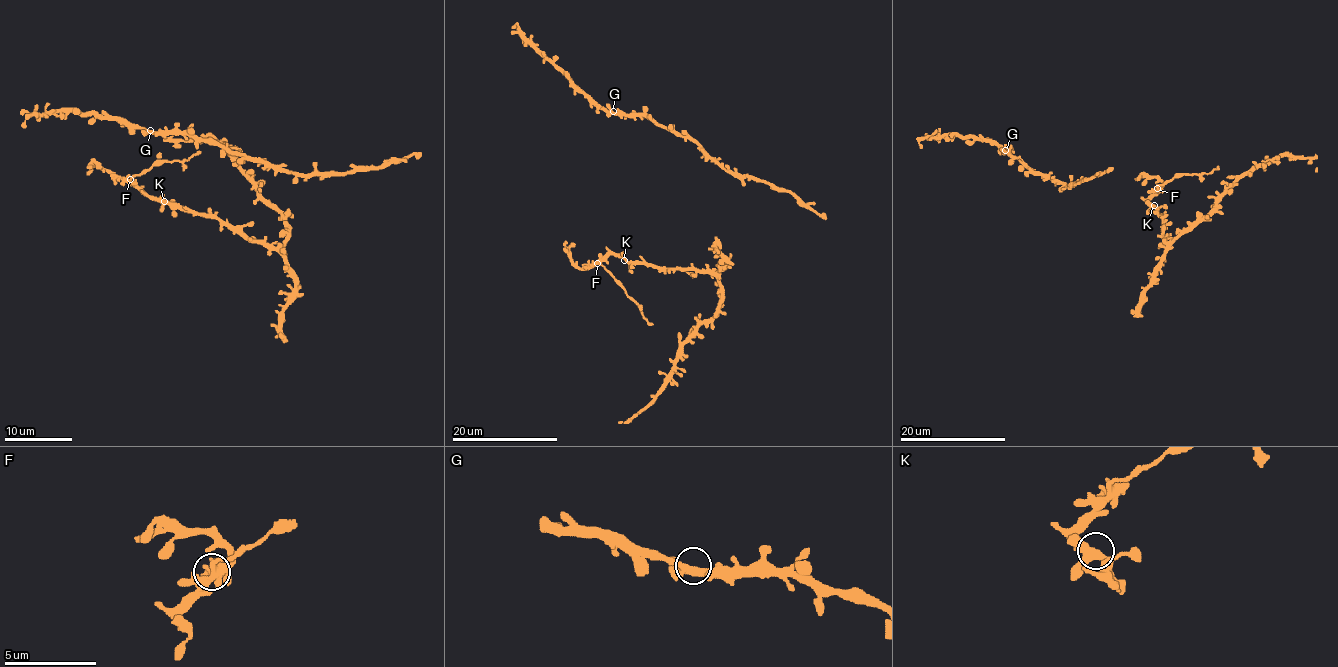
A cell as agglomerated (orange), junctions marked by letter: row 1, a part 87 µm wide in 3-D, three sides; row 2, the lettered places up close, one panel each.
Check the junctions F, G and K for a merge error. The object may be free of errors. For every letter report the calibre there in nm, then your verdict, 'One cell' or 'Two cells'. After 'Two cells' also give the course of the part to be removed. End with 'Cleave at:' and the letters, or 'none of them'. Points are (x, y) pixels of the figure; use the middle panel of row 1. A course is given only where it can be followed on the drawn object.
F: Thickness 360 nm. Two cells. Course of the part to remove: (597, 263), (624, 289), (638, 306), (642, 316), (653, 324)
G: Thickness 360 nm. One cell
K: Thickness 340 nm. One cell
Cleave at: F

